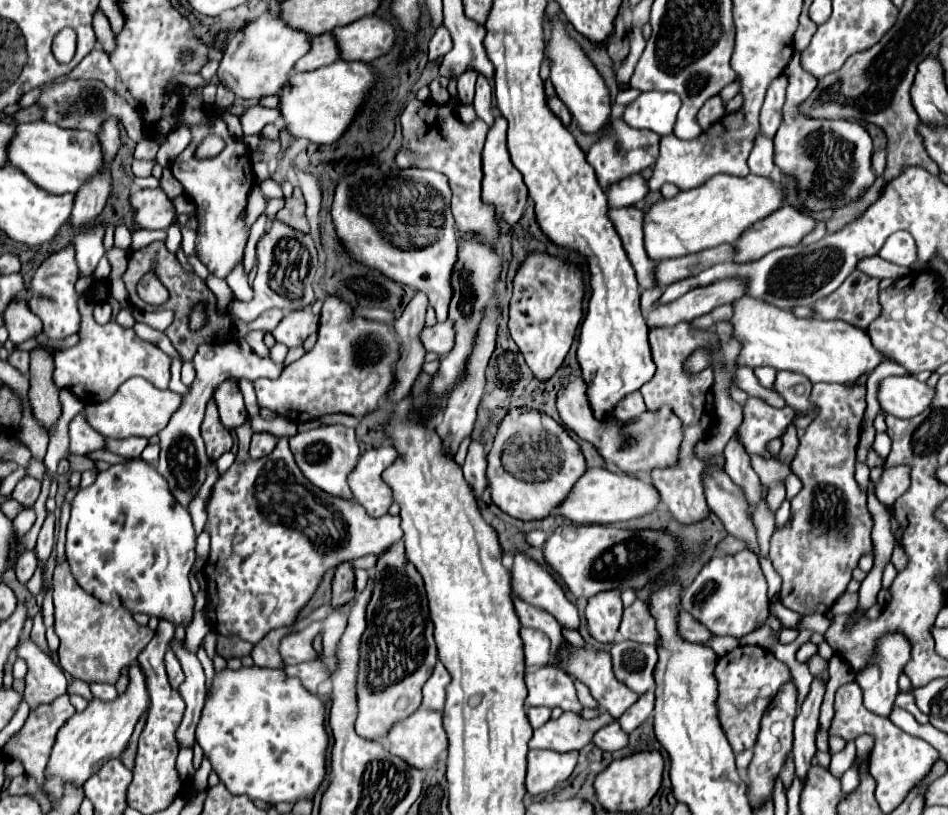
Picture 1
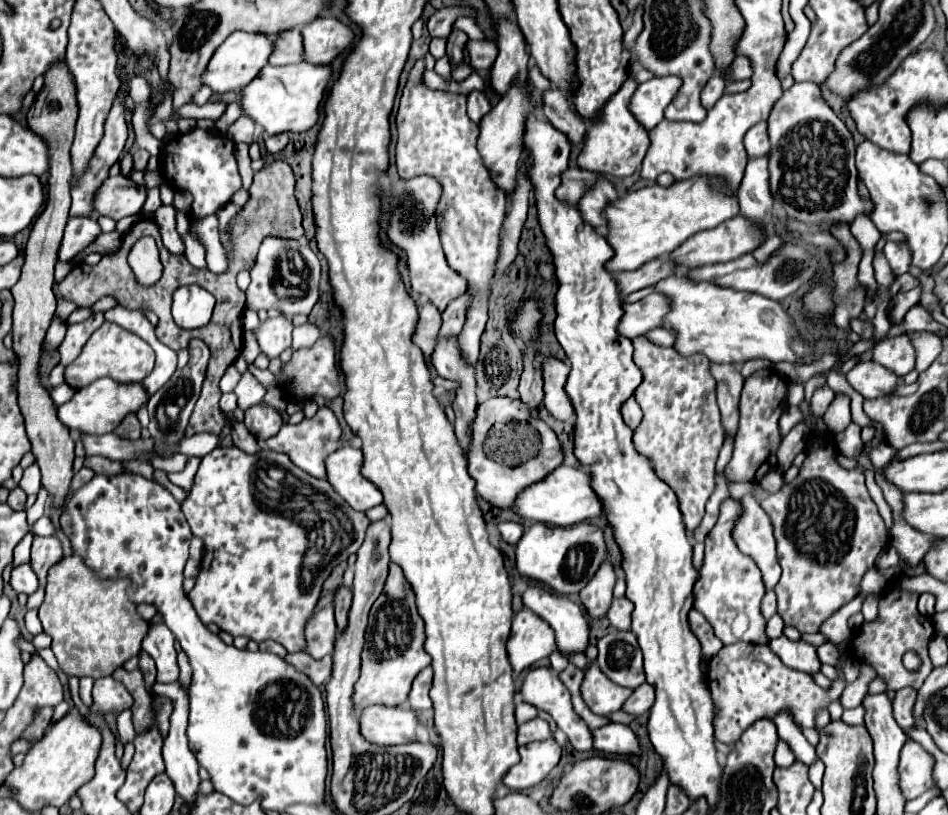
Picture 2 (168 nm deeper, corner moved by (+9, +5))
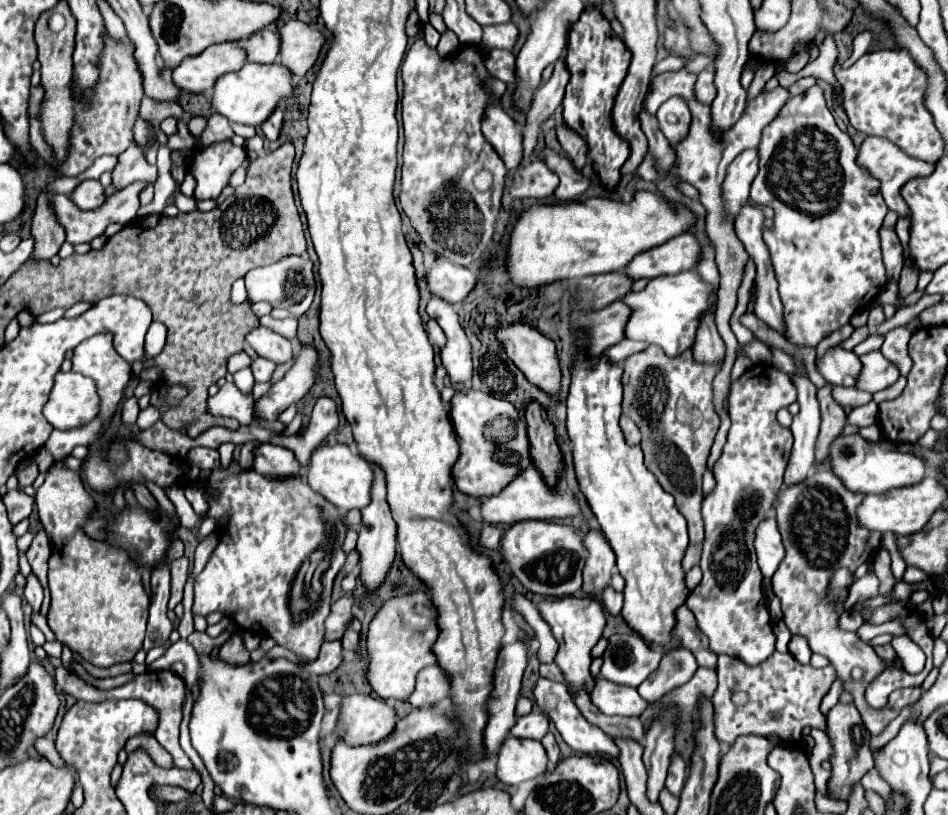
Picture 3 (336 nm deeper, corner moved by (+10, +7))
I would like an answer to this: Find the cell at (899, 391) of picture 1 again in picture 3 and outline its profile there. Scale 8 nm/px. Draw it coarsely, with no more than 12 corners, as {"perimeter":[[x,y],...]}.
{"perimeter":[[830,348],[816,368],[834,386],[856,386],[862,362]]}

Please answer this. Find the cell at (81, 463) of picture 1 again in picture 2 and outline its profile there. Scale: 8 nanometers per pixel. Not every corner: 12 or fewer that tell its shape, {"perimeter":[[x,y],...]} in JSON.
{"perimeter":[[85,458],[85,466],[97,474],[125,472],[121,462],[99,458]]}

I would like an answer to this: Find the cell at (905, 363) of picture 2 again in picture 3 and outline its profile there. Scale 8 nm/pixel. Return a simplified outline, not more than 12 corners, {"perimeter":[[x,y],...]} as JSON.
{"perimeter":[[880,350],[860,356],[858,386],[874,394],[900,376]]}

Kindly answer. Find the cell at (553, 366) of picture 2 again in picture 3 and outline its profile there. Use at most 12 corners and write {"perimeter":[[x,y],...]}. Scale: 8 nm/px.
{"perimeter":[[502,324],[498,340],[542,392],[560,398],[556,346],[528,324]]}

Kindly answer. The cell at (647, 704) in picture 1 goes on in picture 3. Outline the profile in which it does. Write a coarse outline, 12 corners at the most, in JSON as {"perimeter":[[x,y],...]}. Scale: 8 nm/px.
{"perimeter":[[688,648],[670,652],[638,694],[652,704],[694,676]]}

